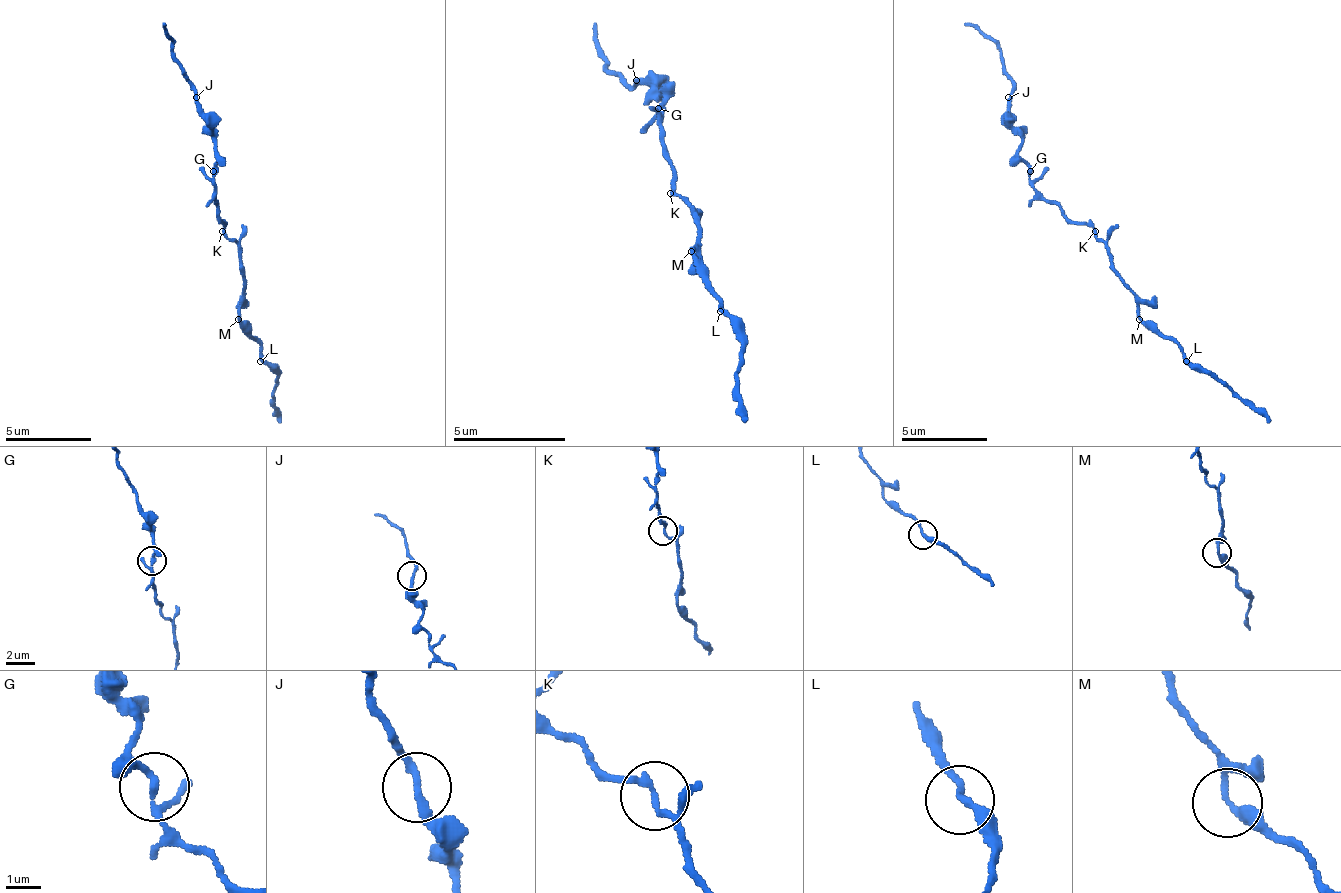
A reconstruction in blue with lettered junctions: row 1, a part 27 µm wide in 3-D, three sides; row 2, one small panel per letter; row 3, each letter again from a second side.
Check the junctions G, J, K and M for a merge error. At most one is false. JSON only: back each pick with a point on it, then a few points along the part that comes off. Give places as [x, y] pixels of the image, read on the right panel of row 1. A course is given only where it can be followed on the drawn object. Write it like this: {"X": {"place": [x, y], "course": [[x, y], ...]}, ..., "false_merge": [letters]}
{"false_merge": []}

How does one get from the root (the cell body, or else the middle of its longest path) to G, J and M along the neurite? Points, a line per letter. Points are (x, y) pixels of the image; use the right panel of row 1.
G: (1095, 231), (1082, 223), (1073, 223), (1056, 205), (1052, 205), (1034, 188), (1030, 171)
J: (1095, 231), (1082, 223), (1073, 223), (1034, 188), (1030, 166), (1017, 153), (1021, 132), (1013, 123), (1008, 97)
M: (1095, 231), (1095, 235), (1108, 248), (1108, 266), (1134, 296), (1138, 305), (1138, 318)

